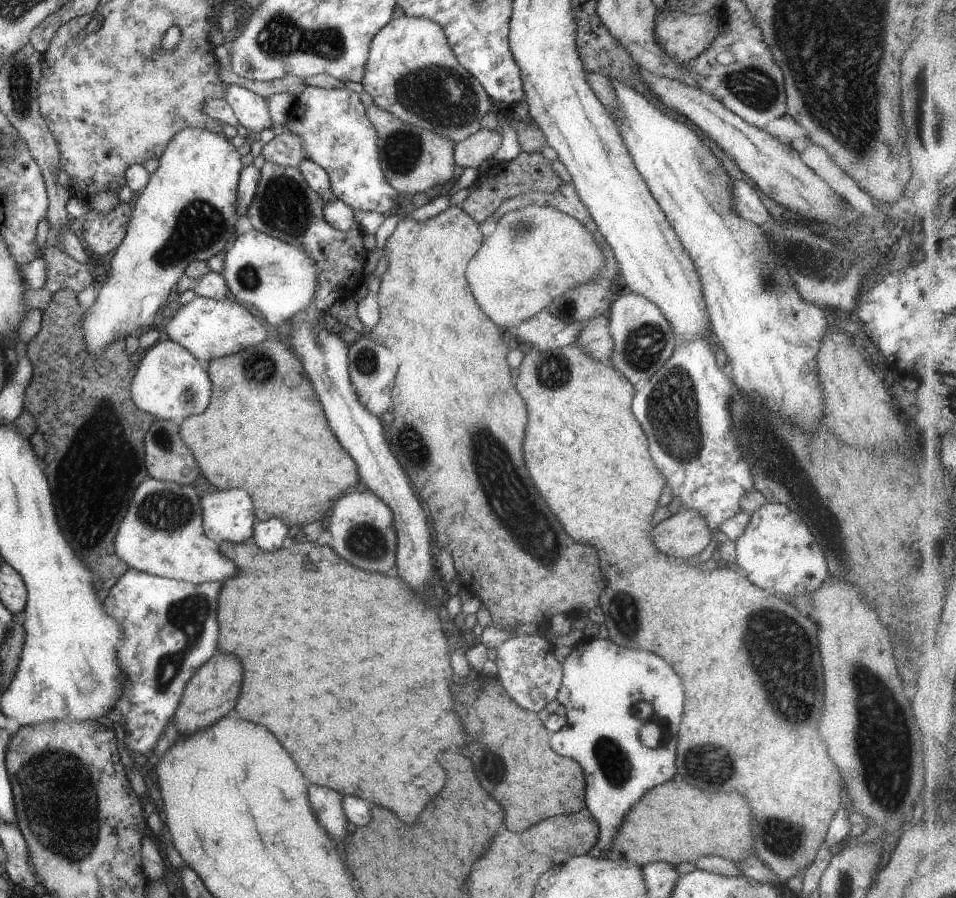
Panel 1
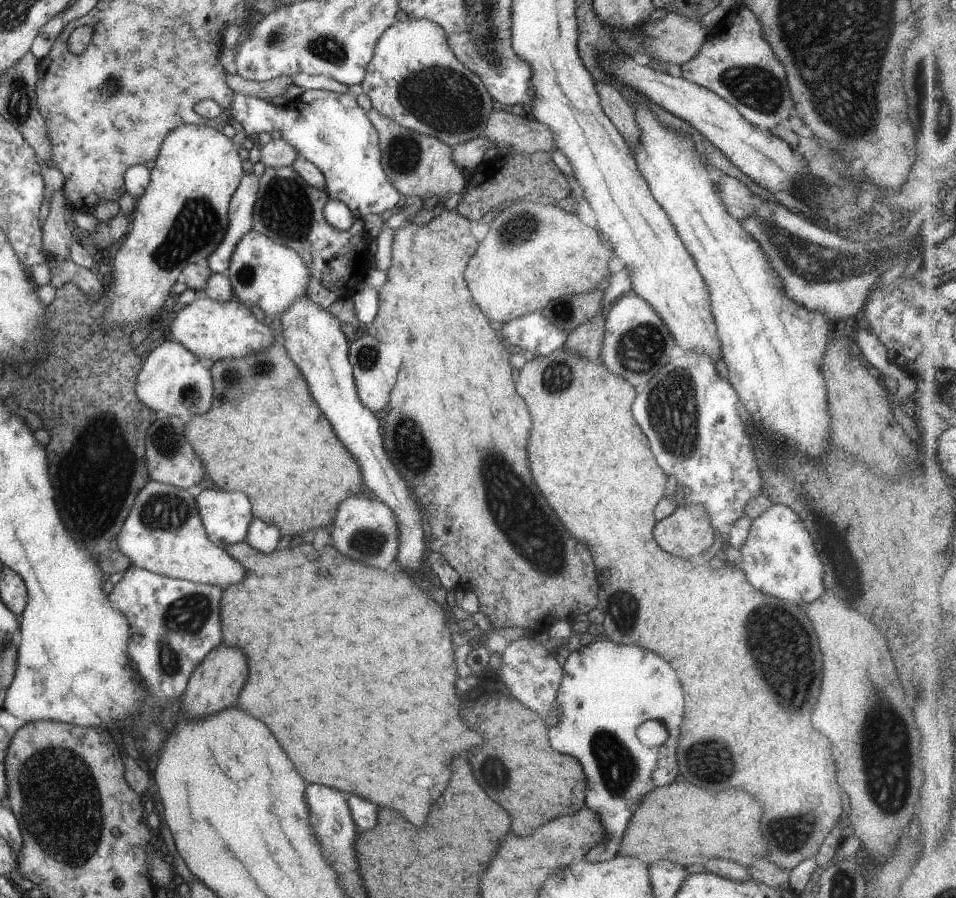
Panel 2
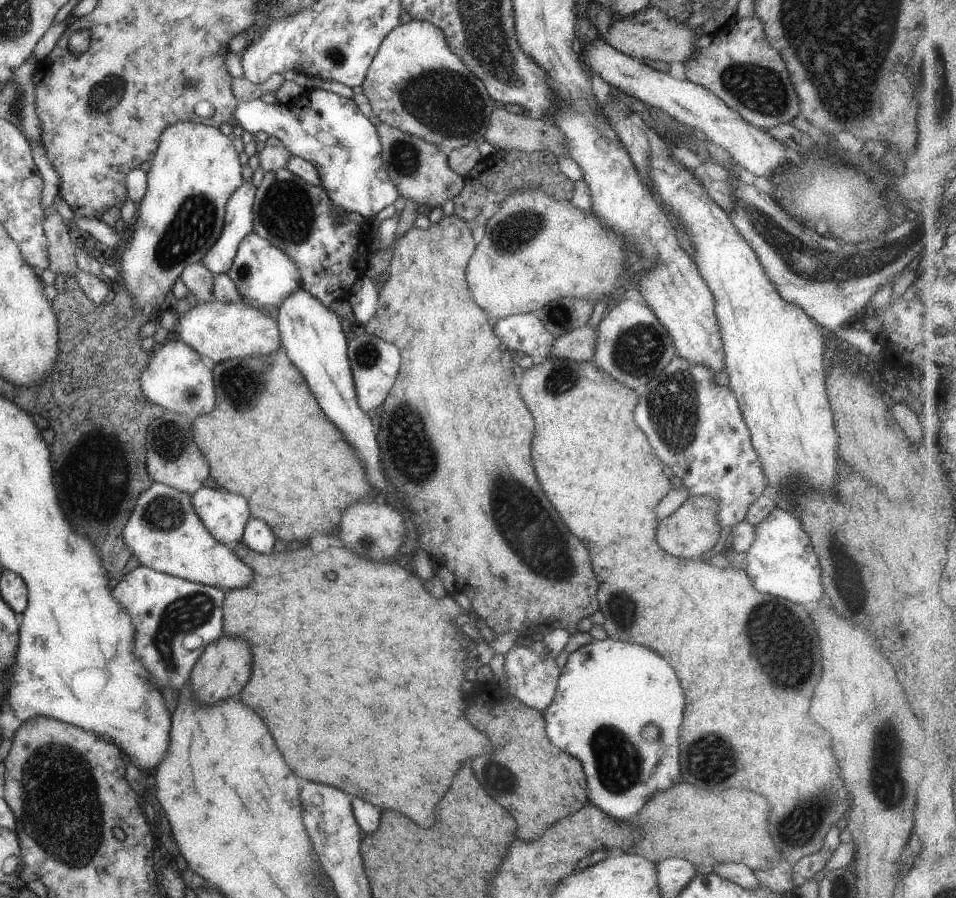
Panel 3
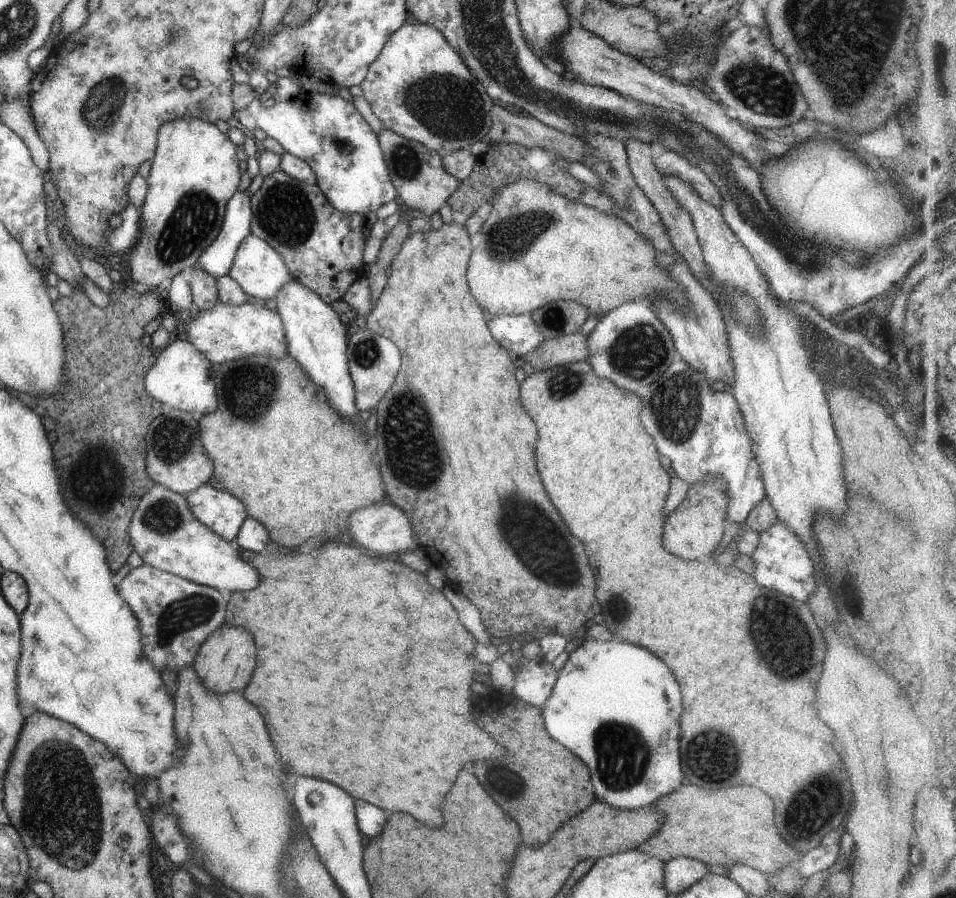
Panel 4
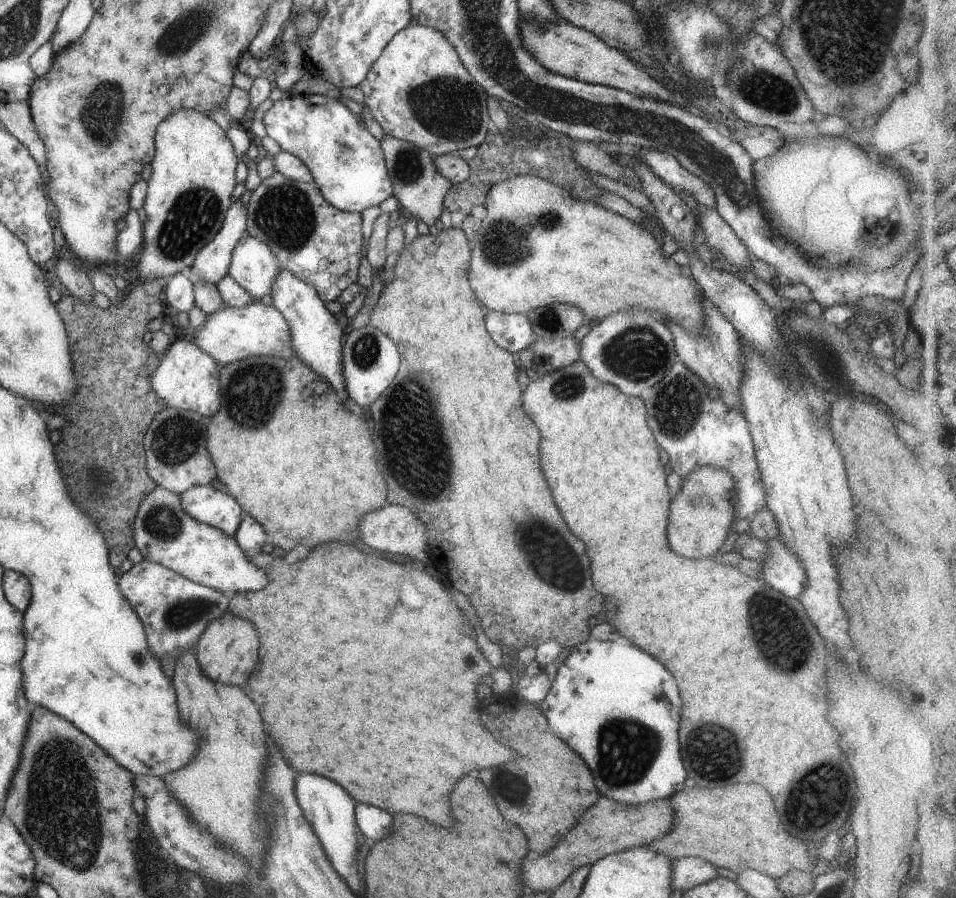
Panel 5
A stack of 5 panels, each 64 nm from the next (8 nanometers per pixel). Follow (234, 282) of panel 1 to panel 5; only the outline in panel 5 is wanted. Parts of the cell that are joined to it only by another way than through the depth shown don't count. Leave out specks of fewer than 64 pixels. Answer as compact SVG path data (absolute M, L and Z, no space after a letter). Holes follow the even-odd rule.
M250 235L238 240L232 252L229 275L255 300L272 292L280 270L283 268L267 244Z

